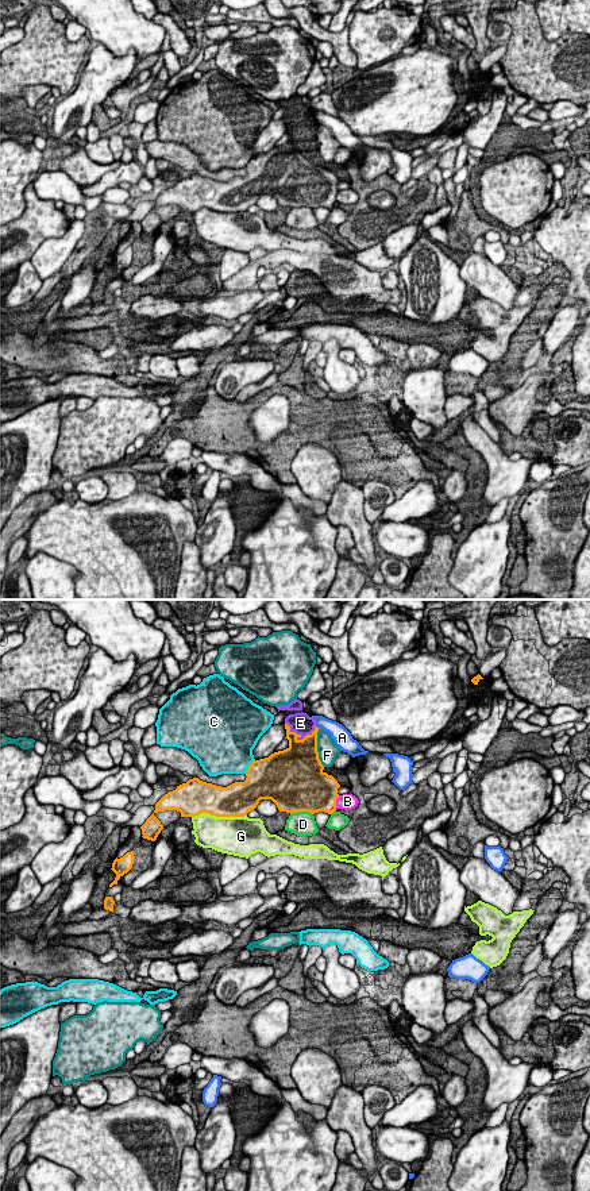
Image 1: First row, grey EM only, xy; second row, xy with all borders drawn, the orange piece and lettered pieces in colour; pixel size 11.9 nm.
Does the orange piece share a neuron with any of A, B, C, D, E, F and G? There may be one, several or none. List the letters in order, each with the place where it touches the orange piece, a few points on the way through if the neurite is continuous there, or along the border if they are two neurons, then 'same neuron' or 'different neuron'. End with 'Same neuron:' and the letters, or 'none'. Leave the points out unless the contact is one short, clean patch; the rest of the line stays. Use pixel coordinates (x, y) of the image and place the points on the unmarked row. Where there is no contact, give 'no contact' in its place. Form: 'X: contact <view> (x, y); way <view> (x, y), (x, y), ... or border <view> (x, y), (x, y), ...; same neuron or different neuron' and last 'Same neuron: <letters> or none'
A: no contact; different neuron
B: contact xy (335, 197); different neuron
C: contact xy (250, 161); different neuron
D: contact xy (301, 205); different neuron
E: contact xy (300, 130); same neuron
F: contact xy (316, 143); different neuron
G: contact xy (219, 211); different neuron
Same neuron: E

